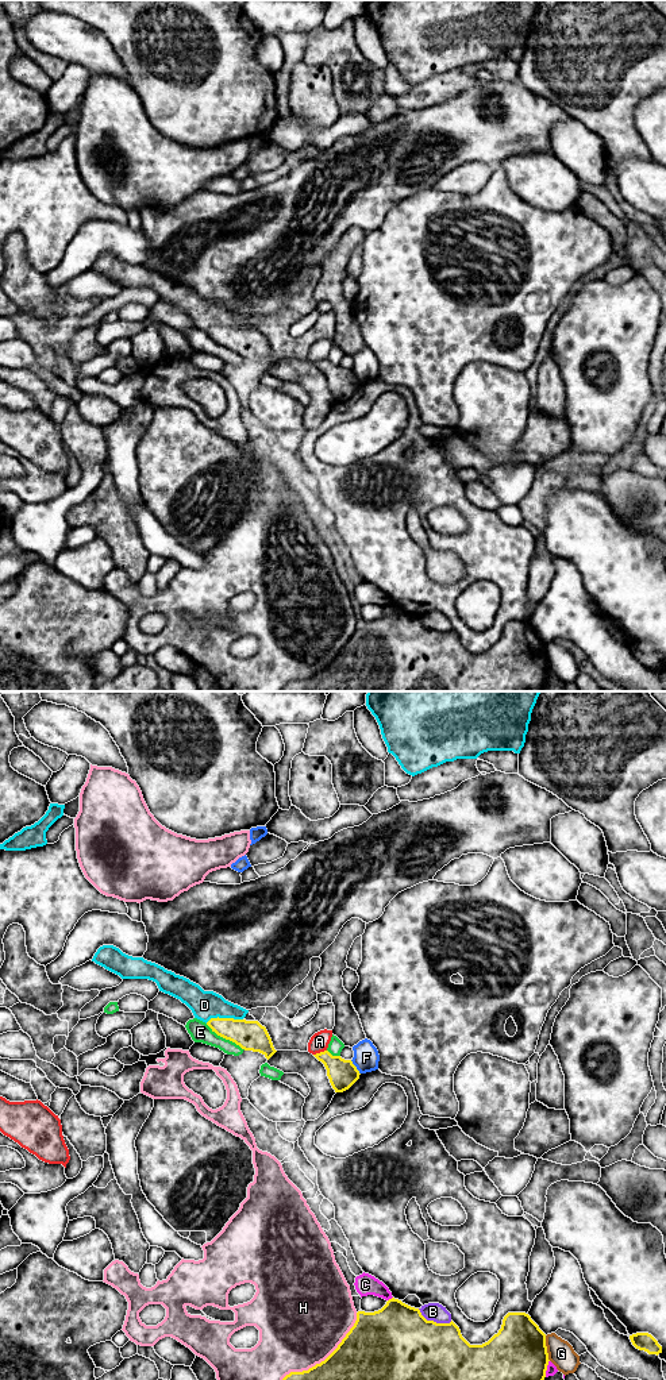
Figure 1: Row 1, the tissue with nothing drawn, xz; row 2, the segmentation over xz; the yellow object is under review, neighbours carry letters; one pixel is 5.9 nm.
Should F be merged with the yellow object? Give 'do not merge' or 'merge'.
do not merge

